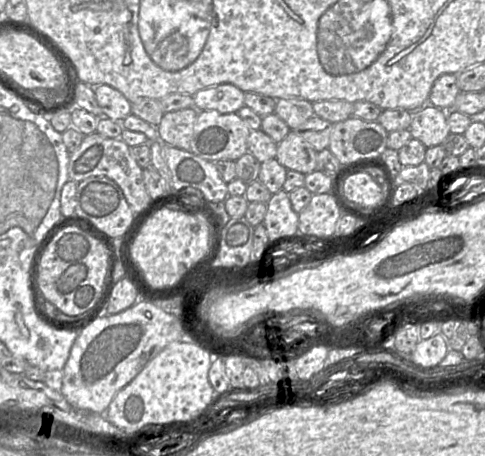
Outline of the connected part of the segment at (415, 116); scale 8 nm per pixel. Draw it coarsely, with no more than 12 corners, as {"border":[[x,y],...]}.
{"border":[[426,104],[412,113],[412,138],[427,148],[450,134],[447,111]]}

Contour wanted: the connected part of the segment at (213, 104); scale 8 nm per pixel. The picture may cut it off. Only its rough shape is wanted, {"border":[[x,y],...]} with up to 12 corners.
{"border":[[219,84],[193,95],[198,111],[237,113],[245,93]]}

